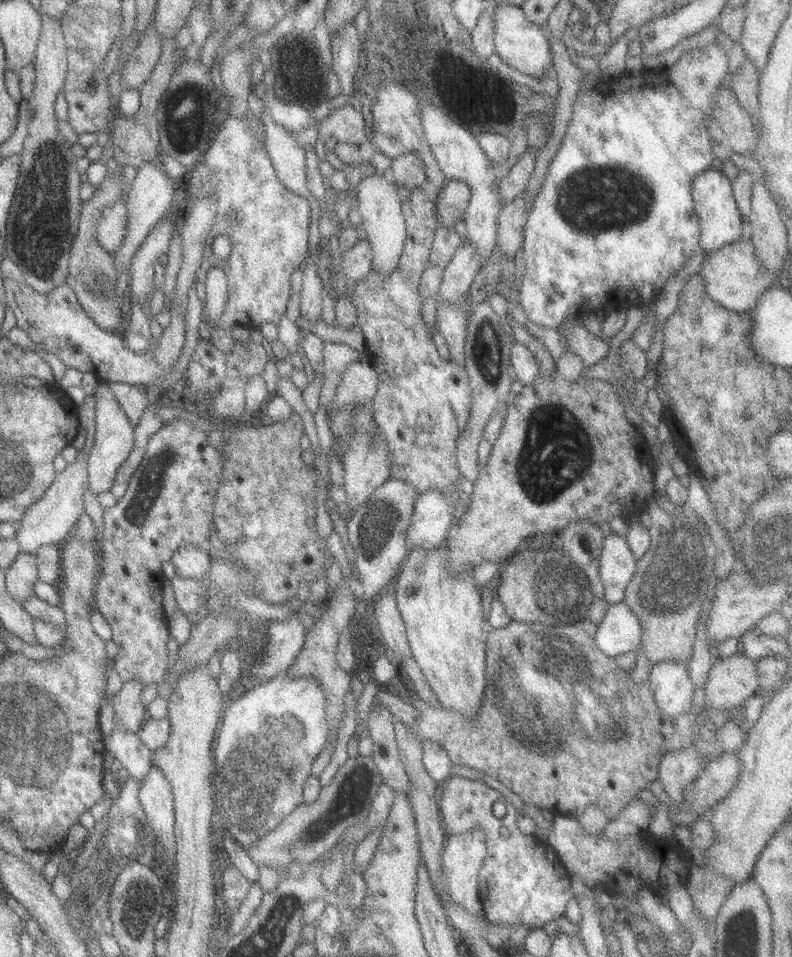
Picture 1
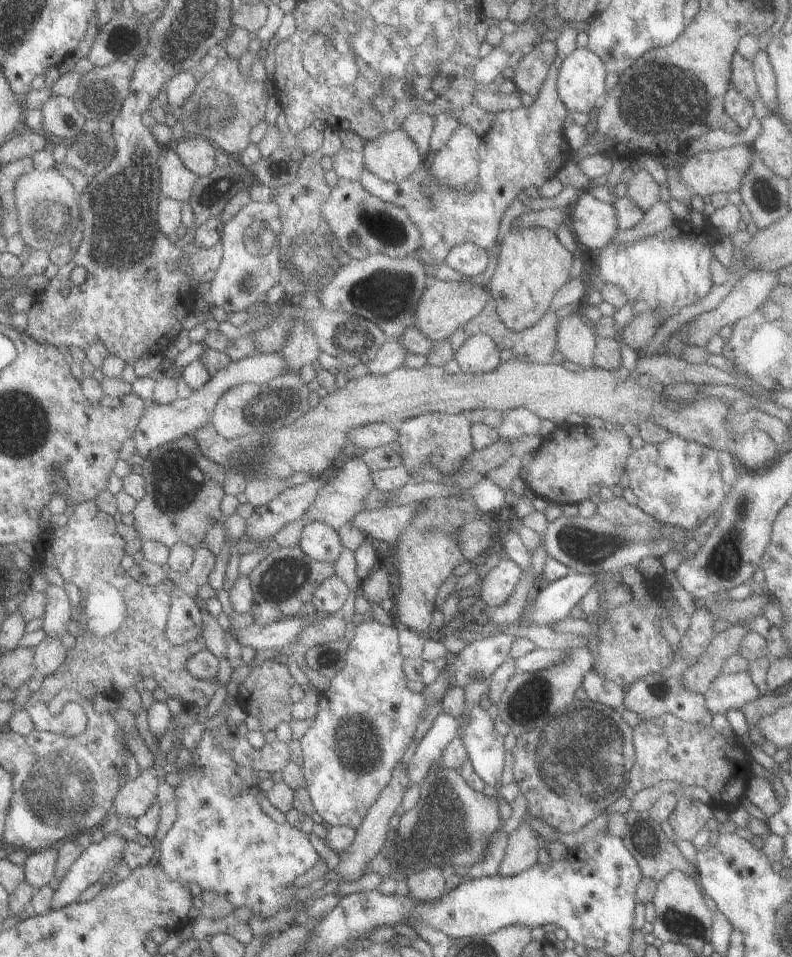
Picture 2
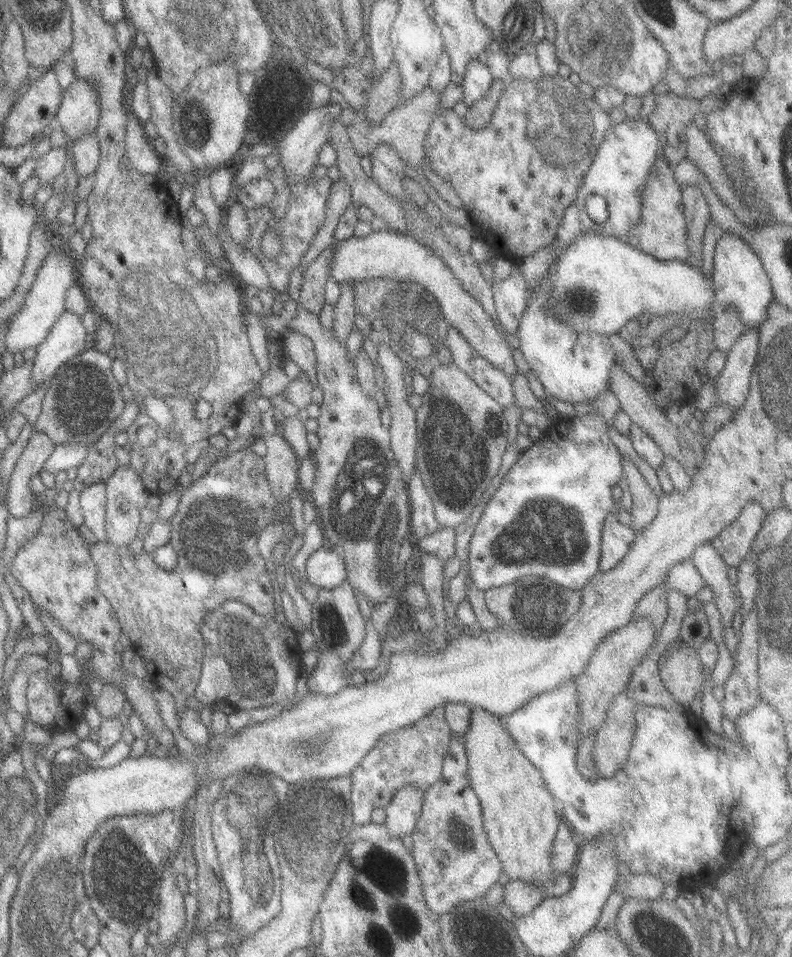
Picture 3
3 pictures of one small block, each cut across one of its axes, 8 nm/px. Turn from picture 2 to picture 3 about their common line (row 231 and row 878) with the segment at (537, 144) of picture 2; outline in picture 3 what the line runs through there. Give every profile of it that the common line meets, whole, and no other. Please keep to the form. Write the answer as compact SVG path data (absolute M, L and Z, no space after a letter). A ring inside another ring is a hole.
M462 737L451 739L439 780L423 793L421 812L411 831L411 854L425 907L437 916L453 911L467 900L484 897L502 874L481 824L481 809L468 782Z

